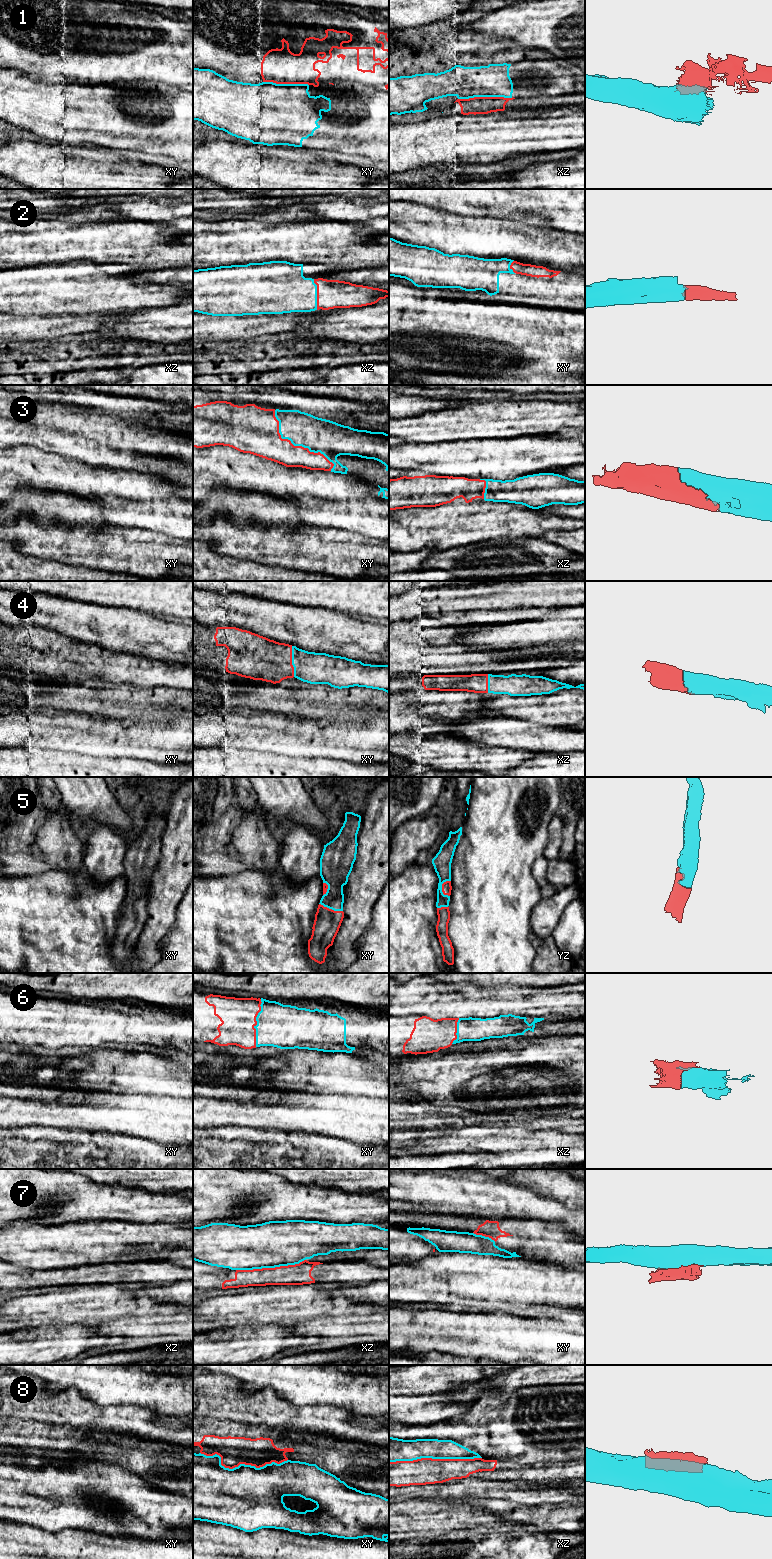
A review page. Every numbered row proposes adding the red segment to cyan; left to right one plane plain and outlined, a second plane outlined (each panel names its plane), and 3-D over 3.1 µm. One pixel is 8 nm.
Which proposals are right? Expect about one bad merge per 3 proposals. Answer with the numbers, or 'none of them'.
2, 3, 4, 5, 6

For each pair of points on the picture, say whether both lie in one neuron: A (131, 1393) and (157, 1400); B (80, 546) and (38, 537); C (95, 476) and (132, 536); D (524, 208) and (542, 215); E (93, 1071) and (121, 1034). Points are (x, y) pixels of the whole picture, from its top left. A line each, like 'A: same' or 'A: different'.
A: same
B: same
C: different
D: same
E: different

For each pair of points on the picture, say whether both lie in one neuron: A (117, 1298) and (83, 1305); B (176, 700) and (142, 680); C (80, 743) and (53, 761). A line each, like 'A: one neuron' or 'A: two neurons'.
A: one neuron
B: one neuron
C: two neurons

